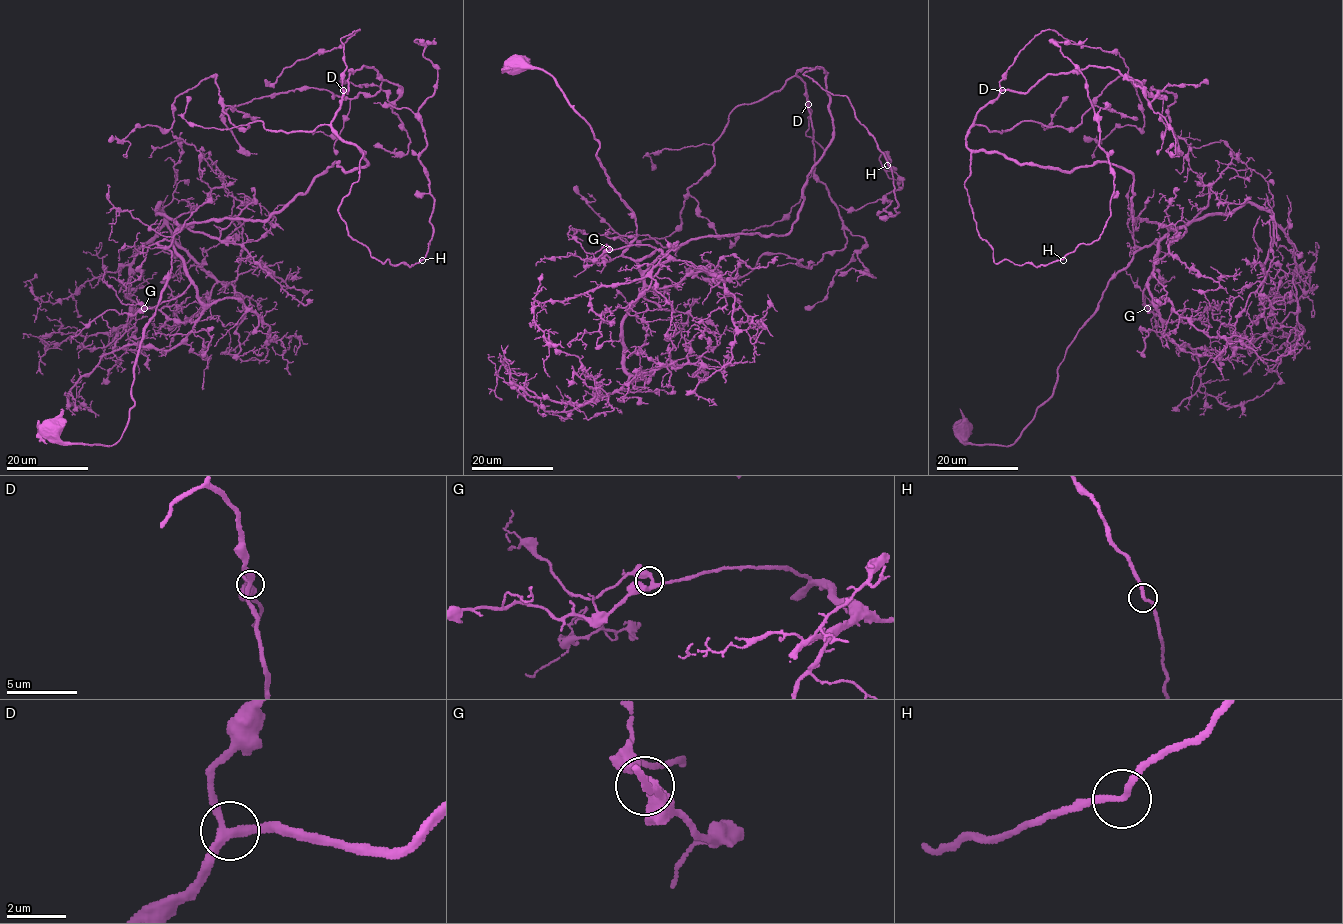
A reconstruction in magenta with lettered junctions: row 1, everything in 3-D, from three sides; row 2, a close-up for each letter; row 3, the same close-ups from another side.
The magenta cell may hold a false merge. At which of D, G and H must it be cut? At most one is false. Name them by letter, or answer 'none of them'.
none of them

